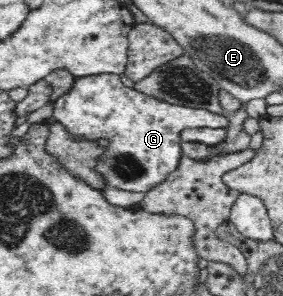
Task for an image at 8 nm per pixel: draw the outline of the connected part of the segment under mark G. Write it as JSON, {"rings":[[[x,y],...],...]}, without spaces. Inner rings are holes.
{"rings":[[[99,73],[74,77],[72,87],[63,96],[60,96],[54,104],[51,121],[58,122],[65,129],[65,132],[68,132],[74,140],[90,140],[90,142],[99,142],[99,140],[101,140],[105,142],[104,149],[94,164],[94,170],[96,170],[97,174],[100,174],[100,179],[104,182],[104,186],[107,191],[112,188],[116,188],[124,191],[146,193],[148,190],[160,185],[169,176],[169,174],[179,168],[179,162],[181,162],[181,158],[184,156],[181,152],[181,144],[183,144],[184,141],[183,137],[181,137],[183,130],[197,128],[227,128],[229,118],[220,114],[215,114],[213,111],[205,110],[205,108],[189,108],[187,106],[179,106],[160,101],[155,97],[143,94],[134,87],[130,88],[125,86],[121,79],[119,79],[118,74]]]}

